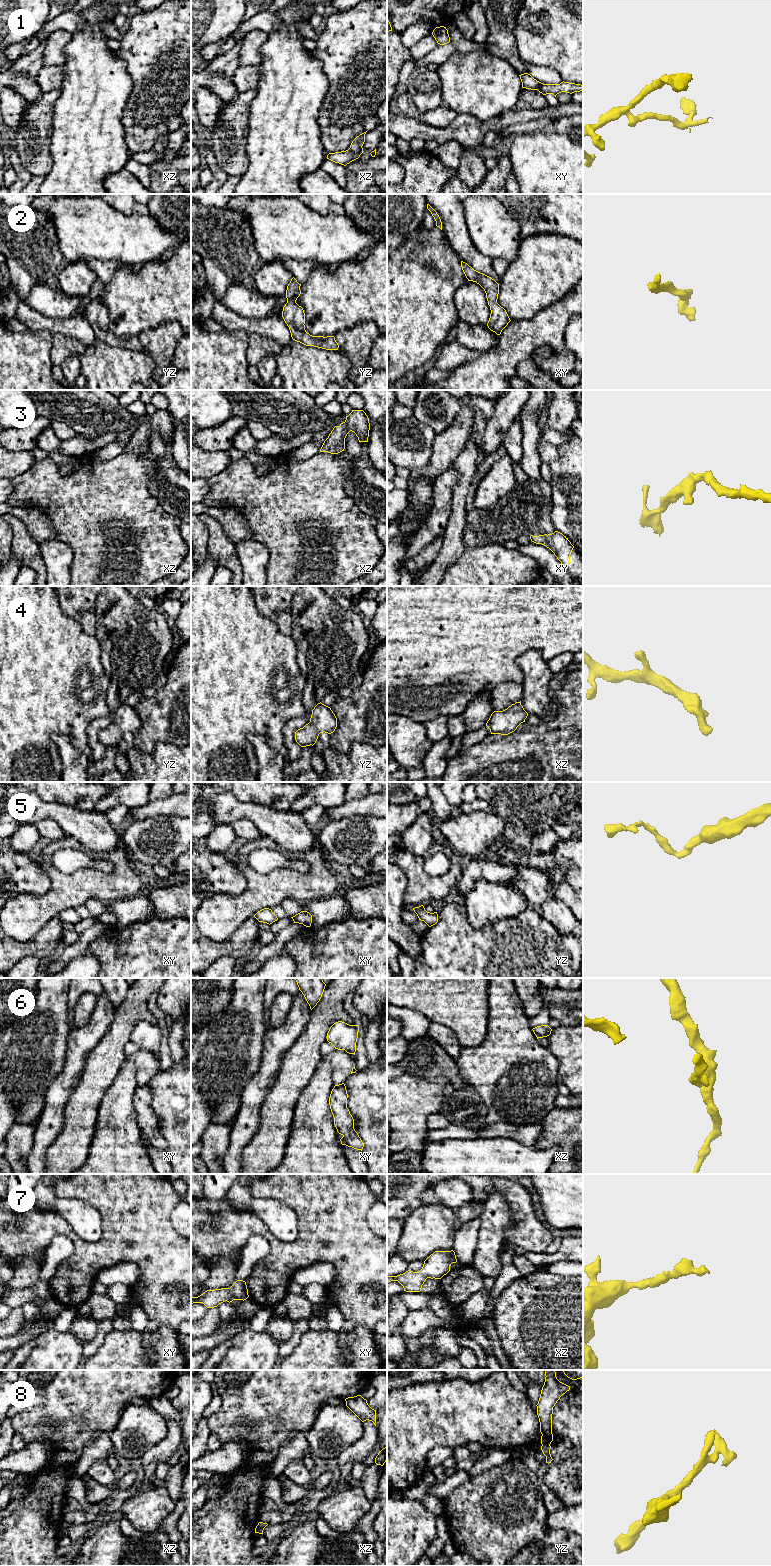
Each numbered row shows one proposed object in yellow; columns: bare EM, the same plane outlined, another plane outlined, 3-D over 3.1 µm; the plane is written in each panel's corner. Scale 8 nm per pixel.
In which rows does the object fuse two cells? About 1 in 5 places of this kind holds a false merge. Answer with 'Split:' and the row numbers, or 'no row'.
Split: 1, 8

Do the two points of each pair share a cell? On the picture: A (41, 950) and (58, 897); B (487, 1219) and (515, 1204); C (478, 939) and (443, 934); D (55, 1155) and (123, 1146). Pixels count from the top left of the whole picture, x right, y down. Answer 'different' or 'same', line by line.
A: different
B: different
C: same
D: different

